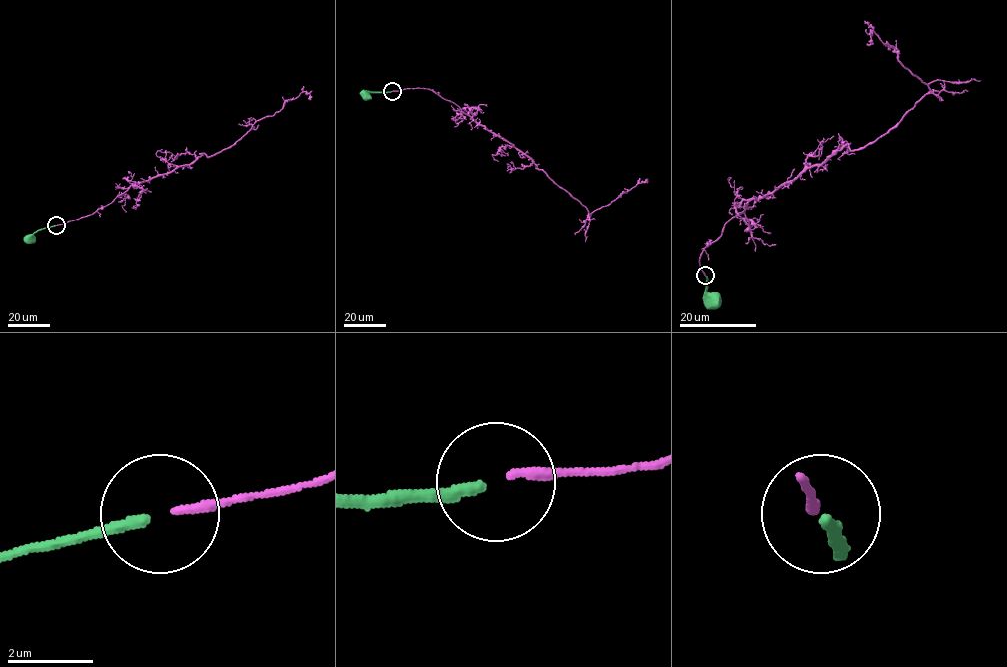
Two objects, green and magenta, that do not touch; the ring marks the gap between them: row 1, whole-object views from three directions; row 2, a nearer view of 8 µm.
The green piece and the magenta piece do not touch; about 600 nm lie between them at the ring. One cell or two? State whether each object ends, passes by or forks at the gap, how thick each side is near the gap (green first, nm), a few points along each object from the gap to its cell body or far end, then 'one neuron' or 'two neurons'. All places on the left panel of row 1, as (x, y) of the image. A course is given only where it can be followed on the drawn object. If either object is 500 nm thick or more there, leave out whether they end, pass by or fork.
green ends | magenta ends | 280/200 nm | green via (55, 225), (37, 230), (29, 239) | magenta via (56, 225), (92, 215), (133, 184), (230, 147), (255, 122), (302, 92), (310, 99) | two neurons

